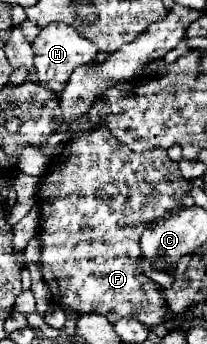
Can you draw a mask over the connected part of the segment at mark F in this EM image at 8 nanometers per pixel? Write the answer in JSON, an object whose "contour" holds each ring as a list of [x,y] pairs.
{"contour":[[[96,100],[91,107],[88,118],[93,129],[66,144],[62,154],[56,156],[52,170],[38,186],[40,270],[52,292],[52,300],[64,310],[72,308],[78,314],[102,314],[110,322],[128,316],[140,320],[144,326],[154,326],[166,318],[166,302],[160,286],[146,278],[134,262],[140,258],[138,238],[144,226],[170,210],[180,210],[176,198],[188,194],[190,184],[180,174],[178,162],[170,160],[166,154],[136,154],[124,146],[101,122],[102,116],[109,113],[104,100]]]}

